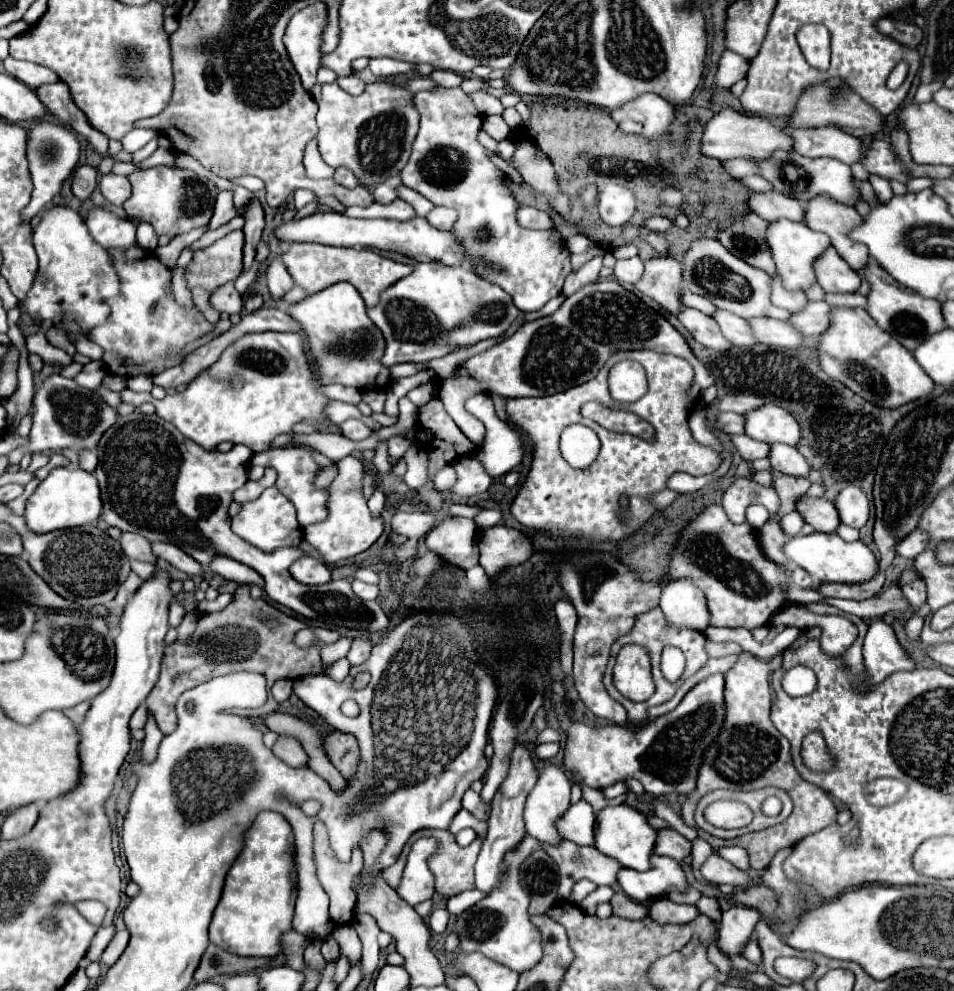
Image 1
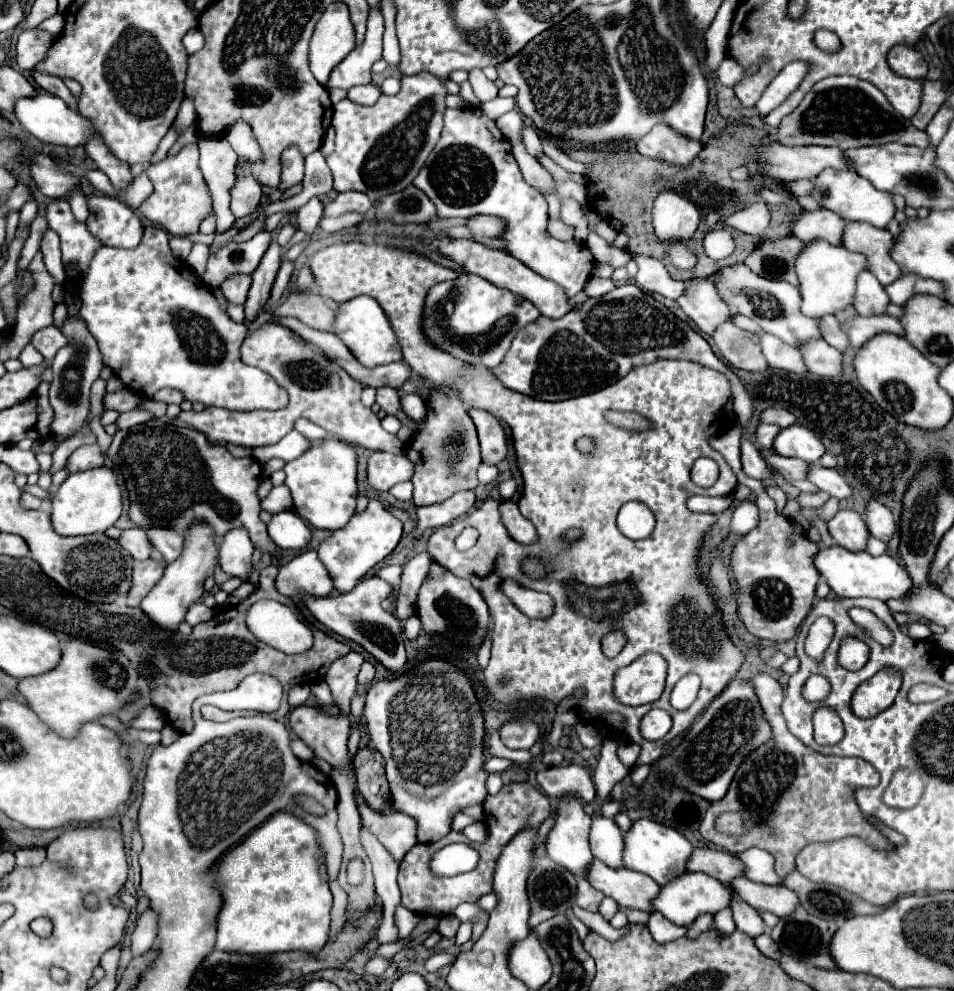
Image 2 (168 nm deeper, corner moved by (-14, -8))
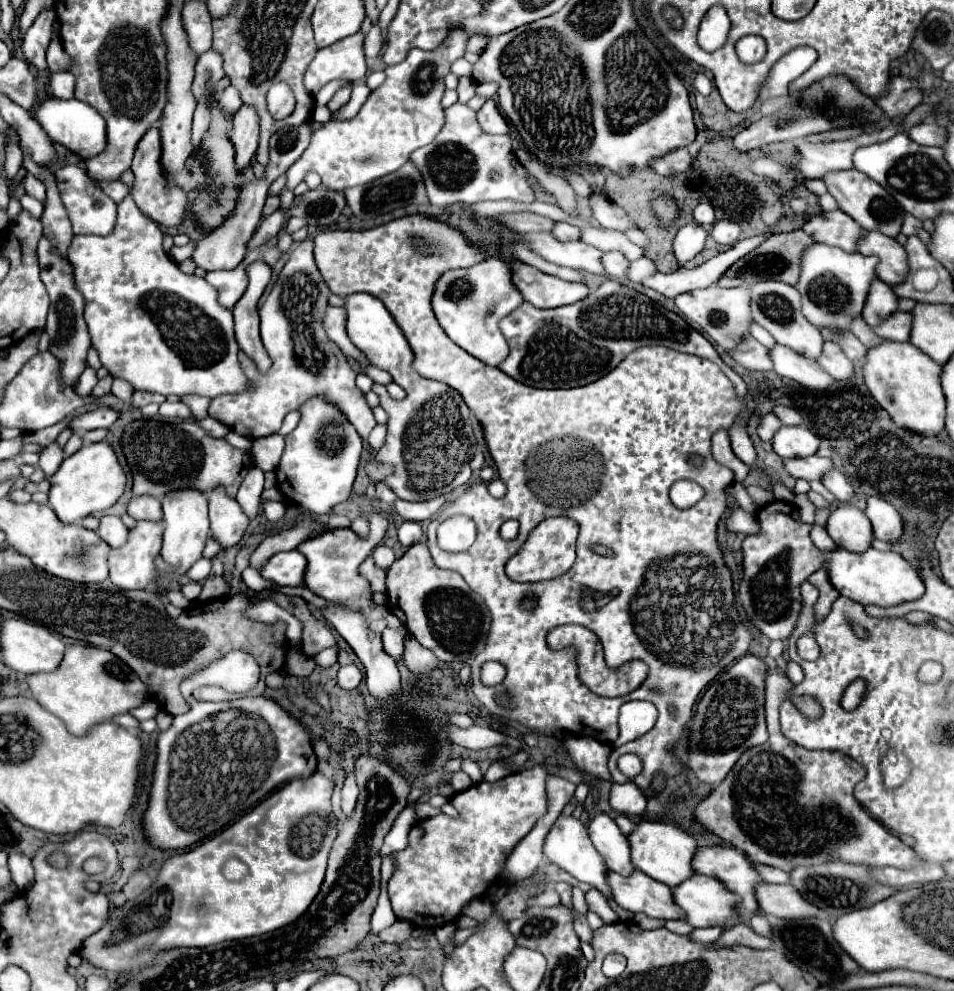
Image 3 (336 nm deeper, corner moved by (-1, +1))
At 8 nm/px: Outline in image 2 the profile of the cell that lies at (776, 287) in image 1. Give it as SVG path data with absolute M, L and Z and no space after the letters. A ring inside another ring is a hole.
M824 316L822 320L818 320L818 326L820 326L820 332L822 332L822 338L830 346L838 348L840 352L846 352L850 348L850 340L842 332L842 326L840 326L840 322L834 316Z

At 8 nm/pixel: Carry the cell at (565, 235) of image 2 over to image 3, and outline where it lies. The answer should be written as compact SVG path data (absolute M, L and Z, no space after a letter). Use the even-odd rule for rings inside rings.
M555 221L553 231L551 231L559 241L571 241L571 239L579 239L579 227L573 227L569 223L563 221Z

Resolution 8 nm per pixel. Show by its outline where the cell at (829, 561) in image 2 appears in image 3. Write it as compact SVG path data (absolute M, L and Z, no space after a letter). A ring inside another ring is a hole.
M869 547L863 553L851 553L847 549L833 549L825 553L825 567L829 573L831 585L845 597L861 603L861 605L897 605L903 601L913 601L923 595L923 581L919 579L915 567L907 563L899 553L893 551L877 551Z

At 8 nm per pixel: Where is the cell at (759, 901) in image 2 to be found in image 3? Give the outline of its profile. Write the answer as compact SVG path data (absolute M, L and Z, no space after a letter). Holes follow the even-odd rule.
M759 883L755 887L755 899L759 903L759 909L773 917L815 917L819 915L819 909L803 901L803 897L799 897L799 891L789 883L785 885Z

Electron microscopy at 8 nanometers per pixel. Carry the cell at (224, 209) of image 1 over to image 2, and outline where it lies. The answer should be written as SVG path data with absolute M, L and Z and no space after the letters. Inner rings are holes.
M242 162L240 168L234 168L234 176L236 176L236 182L230 190L230 196L232 196L230 208L236 218L244 218L260 204L262 190L260 190L260 184L252 178L248 162Z

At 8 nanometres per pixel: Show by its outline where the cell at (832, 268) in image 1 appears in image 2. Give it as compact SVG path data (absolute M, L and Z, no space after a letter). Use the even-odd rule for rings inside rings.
M862 272L858 276L858 292L856 292L856 312L860 316L884 314L890 304L890 298L884 286L876 280L872 272Z

